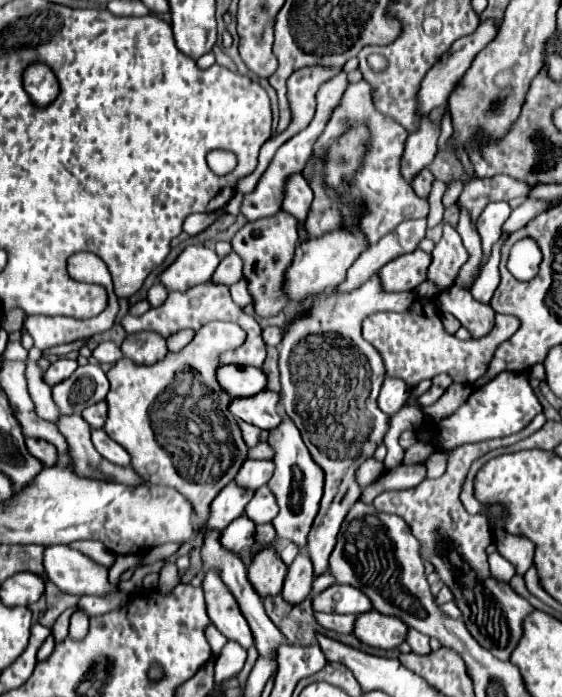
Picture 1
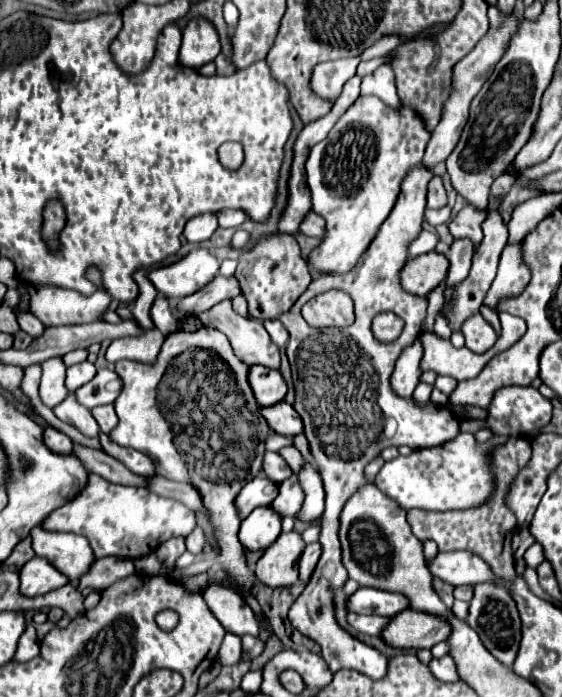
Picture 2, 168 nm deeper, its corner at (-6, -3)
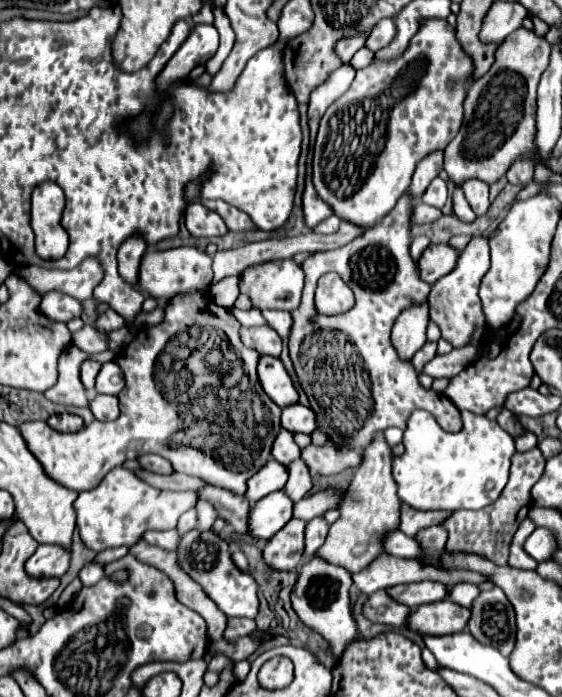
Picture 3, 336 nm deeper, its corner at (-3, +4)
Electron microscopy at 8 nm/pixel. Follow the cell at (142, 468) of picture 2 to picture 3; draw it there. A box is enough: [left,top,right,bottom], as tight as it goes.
[137,454,173,474]

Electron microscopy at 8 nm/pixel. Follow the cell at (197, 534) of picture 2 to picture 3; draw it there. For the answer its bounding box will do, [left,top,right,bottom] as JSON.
[195,500,217,530]

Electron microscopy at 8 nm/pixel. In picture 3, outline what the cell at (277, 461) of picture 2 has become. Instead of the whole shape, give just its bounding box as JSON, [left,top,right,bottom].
[271,430,299,466]

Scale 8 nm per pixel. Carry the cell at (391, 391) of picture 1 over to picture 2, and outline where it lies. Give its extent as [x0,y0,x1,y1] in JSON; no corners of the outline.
[392,339,424,397]

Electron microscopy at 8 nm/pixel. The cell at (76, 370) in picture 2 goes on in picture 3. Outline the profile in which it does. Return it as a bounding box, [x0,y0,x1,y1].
[81,360,101,390]

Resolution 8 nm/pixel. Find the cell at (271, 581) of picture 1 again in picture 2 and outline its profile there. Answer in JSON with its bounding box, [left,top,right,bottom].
[256,531,306,587]

